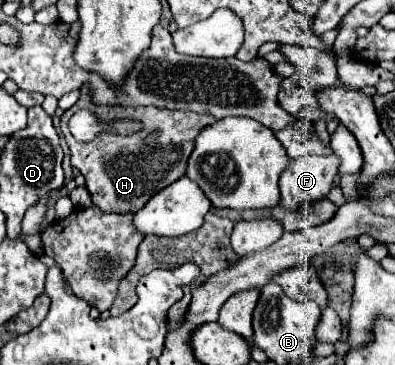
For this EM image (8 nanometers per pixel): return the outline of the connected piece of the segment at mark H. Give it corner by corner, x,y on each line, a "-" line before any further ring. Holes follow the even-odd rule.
85,84
81,88
81,98
75,106
71,106
61,116
61,132
67,140
67,146
71,150
71,166
77,168
85,176
87,190
91,192
93,204
99,206
103,212
137,212
141,210
157,192
185,176
187,160
195,148
197,134
205,128
215,124
217,118
209,114
197,114
197,112
165,112
157,108
111,108
111,106
95,106
91,100
91,86
-
77,110
91,110
95,112
103,122
113,122
117,118
133,116
145,124
145,130
141,134
131,136
117,136
117,134
101,134
93,142
77,142
67,122
71,114
-
157,132
155,142
145,142
145,136

